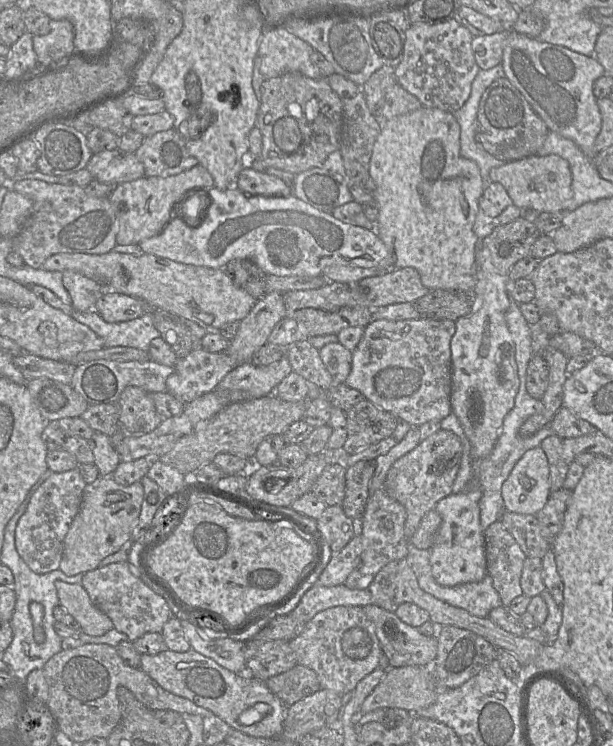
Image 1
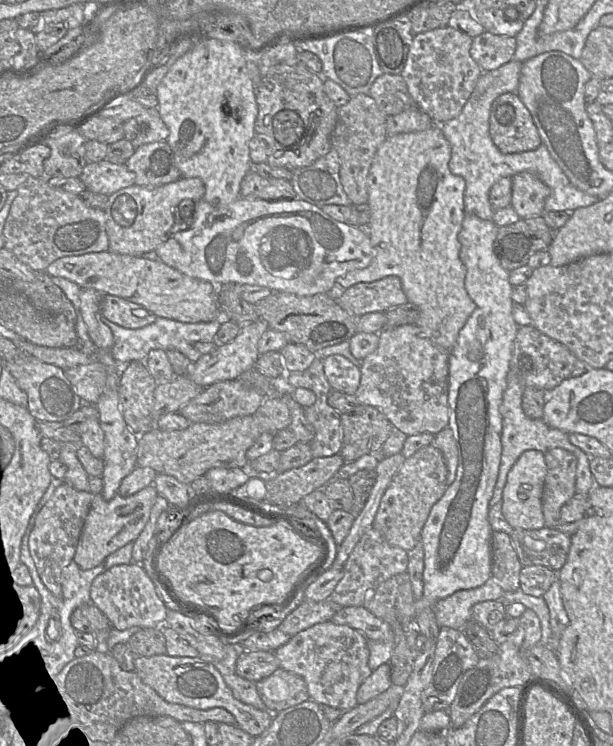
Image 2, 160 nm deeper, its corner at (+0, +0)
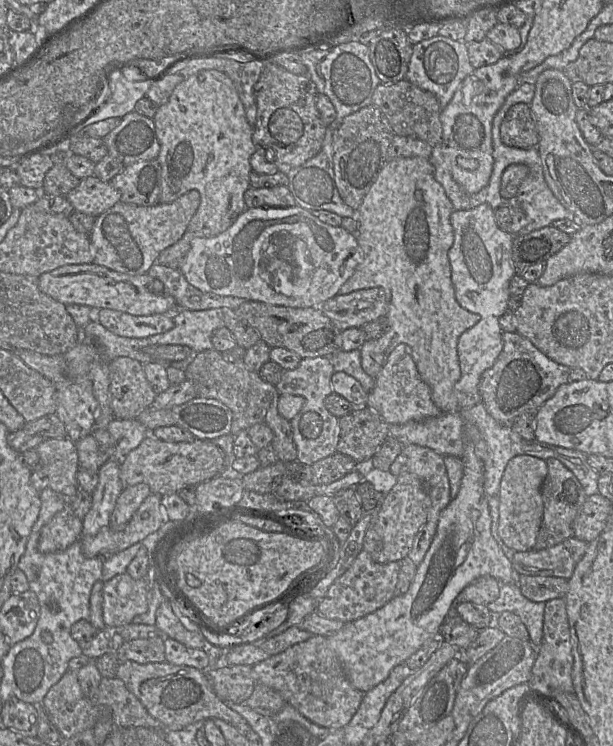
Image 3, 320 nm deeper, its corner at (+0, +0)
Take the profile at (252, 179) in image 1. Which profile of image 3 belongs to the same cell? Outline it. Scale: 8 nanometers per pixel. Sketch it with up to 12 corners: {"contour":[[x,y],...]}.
{"contour":[[284,185],[249,187],[244,193],[247,209],[287,209],[297,206]]}

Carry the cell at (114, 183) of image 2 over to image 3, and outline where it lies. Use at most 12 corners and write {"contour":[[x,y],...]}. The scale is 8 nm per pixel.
{"contour":[[93,175],[66,197],[74,210],[97,217],[121,194]]}

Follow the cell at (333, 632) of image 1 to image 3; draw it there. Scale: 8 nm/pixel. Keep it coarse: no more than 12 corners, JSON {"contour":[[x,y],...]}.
{"contour":[[328,637],[252,666],[309,721],[343,729],[364,693]]}

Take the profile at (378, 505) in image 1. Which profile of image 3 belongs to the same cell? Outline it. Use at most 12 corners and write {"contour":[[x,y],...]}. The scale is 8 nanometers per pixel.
{"contour":[[362,550],[316,612],[354,621],[394,597],[400,561]]}

